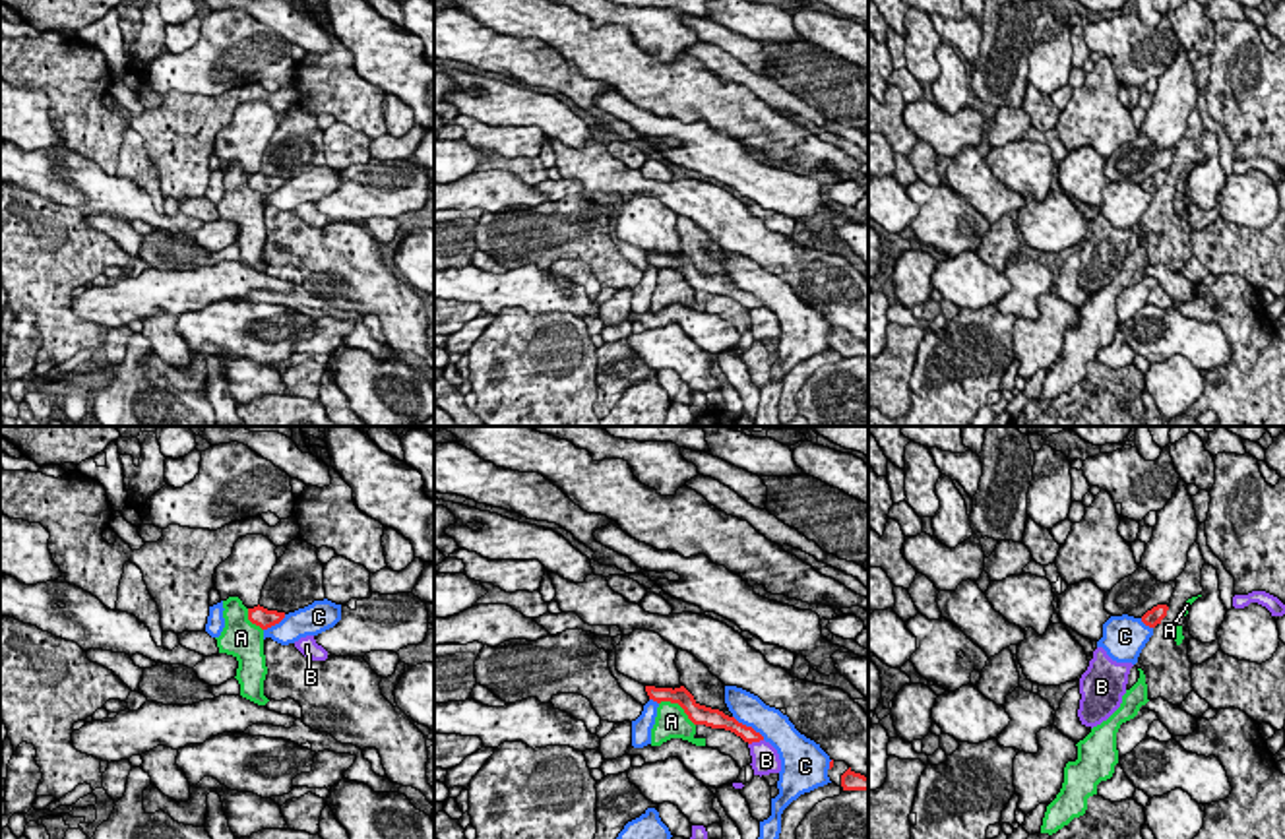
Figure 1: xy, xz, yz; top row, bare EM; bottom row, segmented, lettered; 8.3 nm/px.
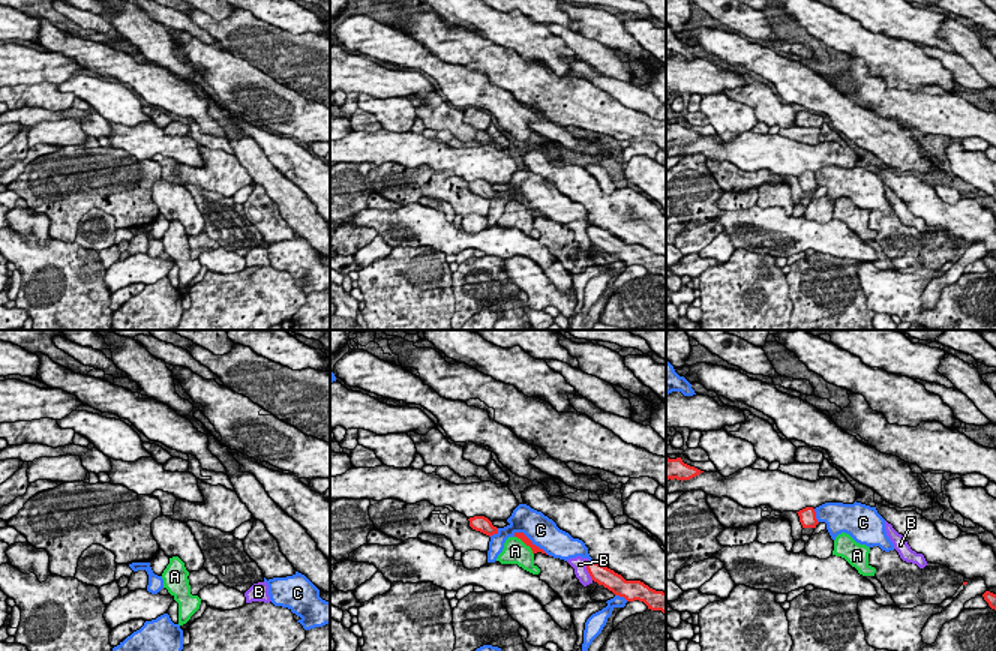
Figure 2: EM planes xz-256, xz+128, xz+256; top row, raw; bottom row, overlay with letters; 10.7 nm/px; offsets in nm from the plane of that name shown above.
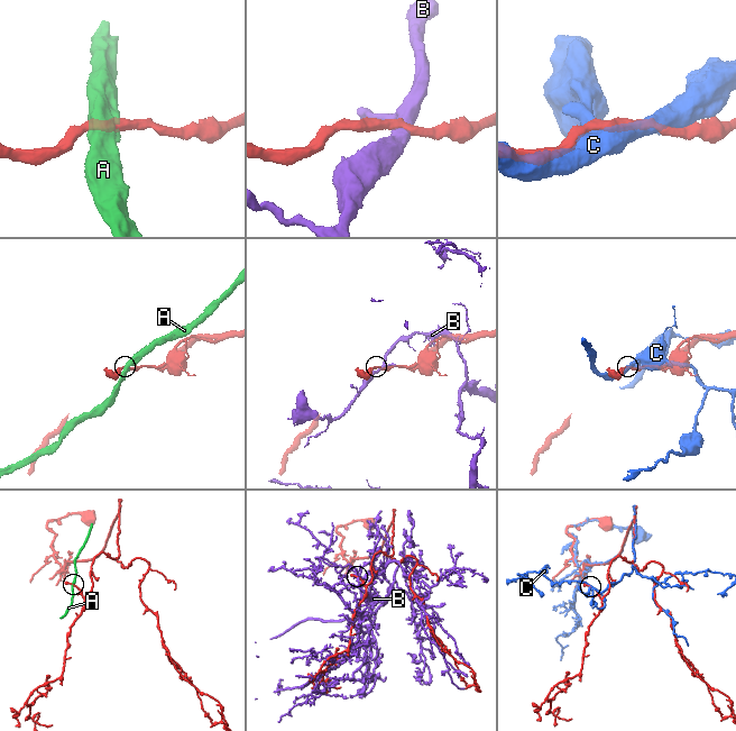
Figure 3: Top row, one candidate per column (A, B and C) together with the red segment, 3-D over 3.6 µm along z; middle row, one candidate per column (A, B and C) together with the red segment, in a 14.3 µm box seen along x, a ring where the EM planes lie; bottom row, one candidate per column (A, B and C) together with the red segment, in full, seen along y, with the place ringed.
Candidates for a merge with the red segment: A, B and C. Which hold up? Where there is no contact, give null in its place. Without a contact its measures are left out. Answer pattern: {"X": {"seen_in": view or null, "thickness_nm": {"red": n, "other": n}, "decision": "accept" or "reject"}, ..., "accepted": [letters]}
{"A": {"seen_in": "xz", "thickness_nm": {"red": 160, "other": 280}, "decision": "reject"}, "B": {"seen_in": "xz", "thickness_nm": {"red": 130, "other": 220}, "decision": "reject"}, "C": {"seen_in": "xz", "thickness_nm": {"red": 140, "other": 260}, "decision": "reject"}, "accepted": []}

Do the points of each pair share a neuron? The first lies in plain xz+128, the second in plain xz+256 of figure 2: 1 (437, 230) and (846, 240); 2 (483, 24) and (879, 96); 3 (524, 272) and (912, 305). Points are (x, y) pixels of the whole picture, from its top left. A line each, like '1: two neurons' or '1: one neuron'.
1: one neuron
2: two neurons
3: one neuron

